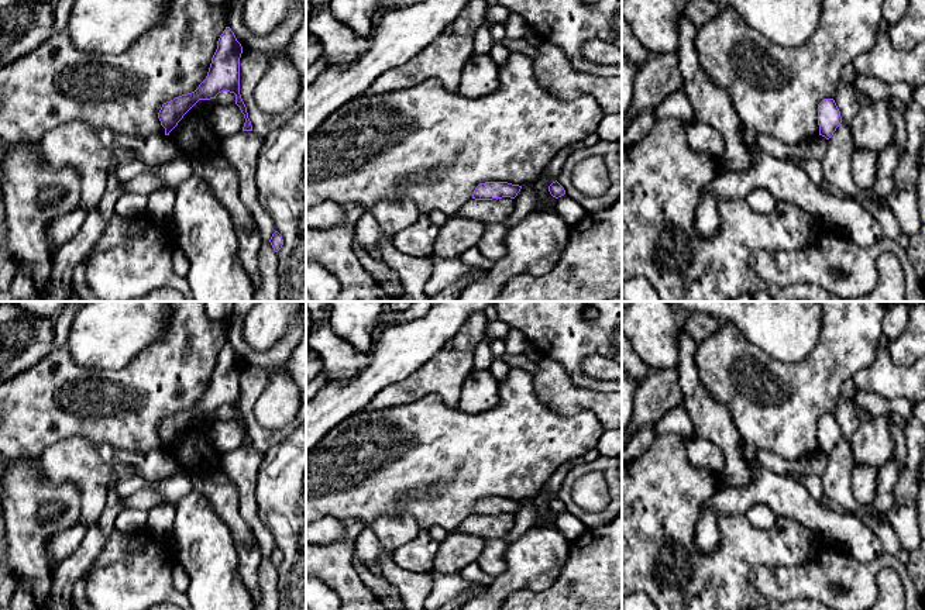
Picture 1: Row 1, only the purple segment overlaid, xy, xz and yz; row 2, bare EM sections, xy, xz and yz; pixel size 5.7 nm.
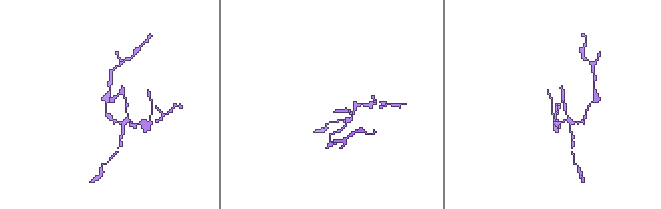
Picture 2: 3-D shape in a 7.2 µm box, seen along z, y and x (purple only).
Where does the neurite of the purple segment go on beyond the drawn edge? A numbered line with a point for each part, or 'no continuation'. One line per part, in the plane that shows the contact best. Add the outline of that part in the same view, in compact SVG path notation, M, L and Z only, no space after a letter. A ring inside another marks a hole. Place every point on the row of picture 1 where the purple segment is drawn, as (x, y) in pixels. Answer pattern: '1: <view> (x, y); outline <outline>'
no continuation

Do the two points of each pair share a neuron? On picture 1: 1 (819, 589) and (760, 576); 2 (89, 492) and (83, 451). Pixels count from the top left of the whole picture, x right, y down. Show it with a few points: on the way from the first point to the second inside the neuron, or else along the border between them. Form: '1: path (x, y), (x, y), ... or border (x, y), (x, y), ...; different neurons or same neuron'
1: path (805, 583), (774, 583); same neuron
2: path (89, 482), (89, 471), (83, 461); same neuron

